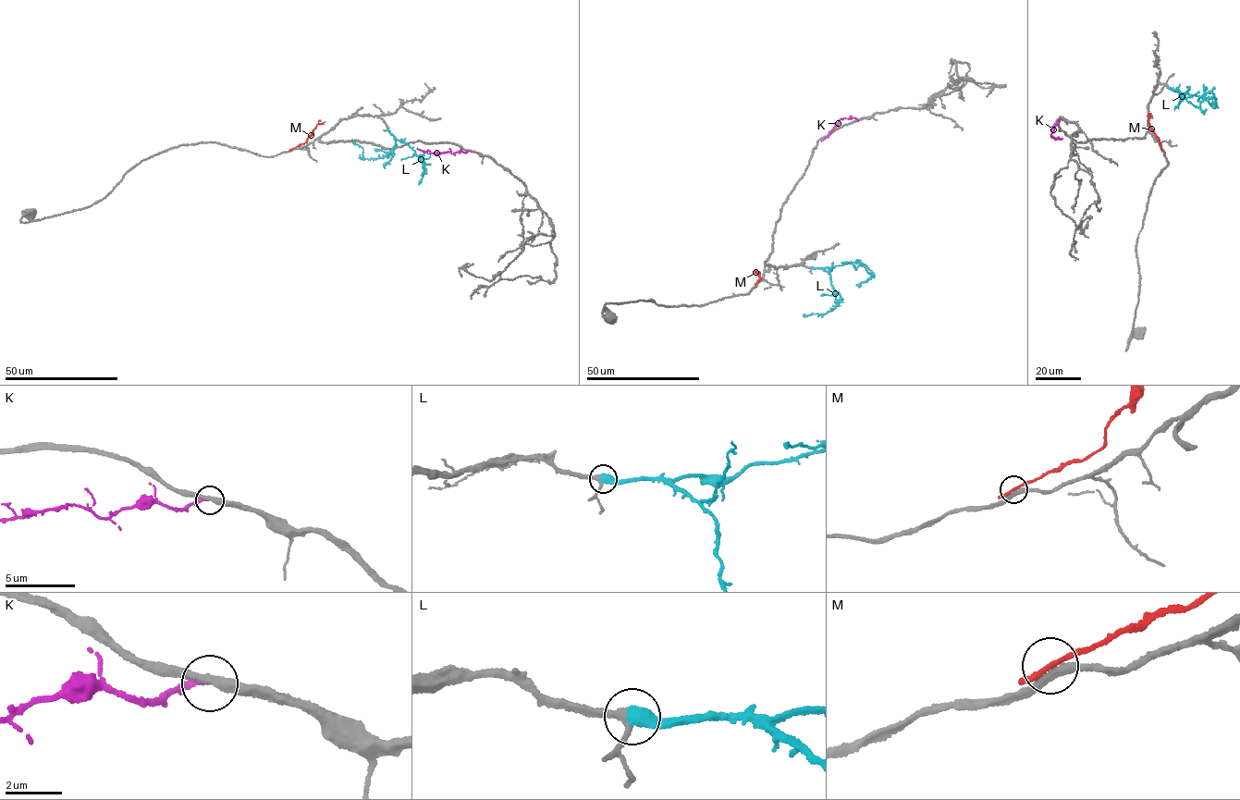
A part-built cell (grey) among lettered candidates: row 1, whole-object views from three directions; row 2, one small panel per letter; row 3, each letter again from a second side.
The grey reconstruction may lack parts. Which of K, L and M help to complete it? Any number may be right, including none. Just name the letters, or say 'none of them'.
L

